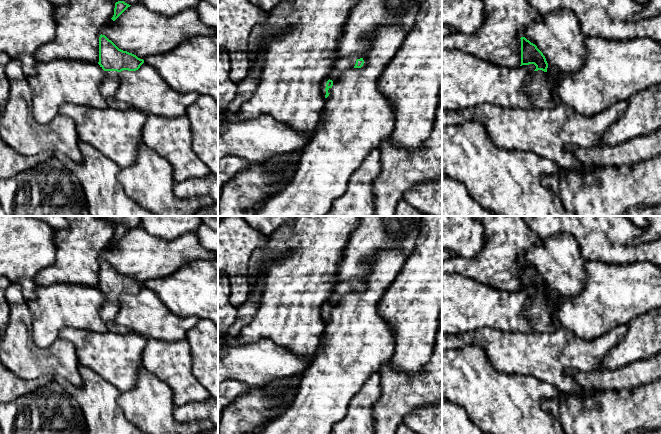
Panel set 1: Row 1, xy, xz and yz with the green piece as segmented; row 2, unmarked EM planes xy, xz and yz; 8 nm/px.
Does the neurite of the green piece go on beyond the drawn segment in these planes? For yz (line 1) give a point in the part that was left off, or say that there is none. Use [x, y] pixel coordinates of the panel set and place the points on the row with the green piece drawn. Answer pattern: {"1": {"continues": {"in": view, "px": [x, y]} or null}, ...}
{"1": {"continues": {"in": "yz", "px": [536, 86]}}}

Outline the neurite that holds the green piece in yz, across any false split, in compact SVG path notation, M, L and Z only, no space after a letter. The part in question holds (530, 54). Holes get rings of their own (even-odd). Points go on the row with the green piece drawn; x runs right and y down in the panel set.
M521 37L521 65L534 64L536 69L530 72L524 82L523 90L530 98L534 108L552 109L557 104L553 101L551 85L546 78L548 63L537 46Z

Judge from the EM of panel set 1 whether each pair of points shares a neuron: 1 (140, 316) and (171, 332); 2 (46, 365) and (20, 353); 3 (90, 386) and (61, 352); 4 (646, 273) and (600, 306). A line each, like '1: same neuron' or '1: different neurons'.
1: same neuron
2: same neuron
3: different neurons
4: same neuron

